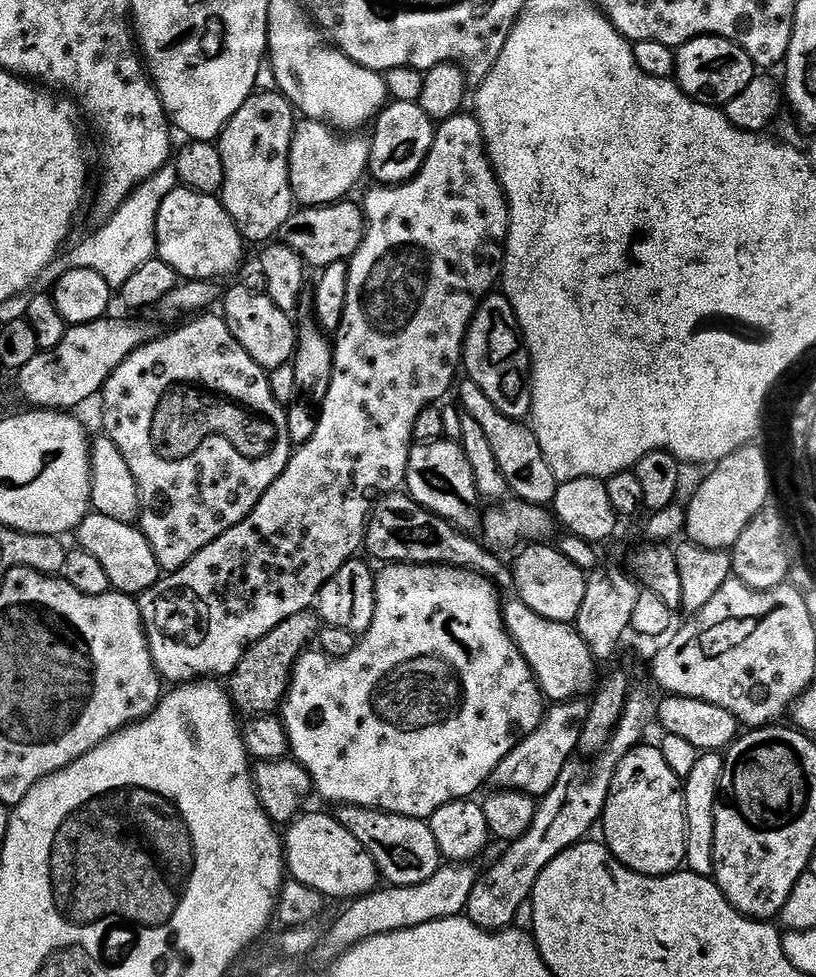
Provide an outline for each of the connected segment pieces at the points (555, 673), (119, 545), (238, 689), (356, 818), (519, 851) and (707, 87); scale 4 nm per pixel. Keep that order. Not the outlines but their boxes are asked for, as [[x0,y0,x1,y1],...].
[[503,600,598,702],[79,511,162,597],[230,611,318,718],[346,808,442,886],[466,699,654,932],[674,36,758,102]]

